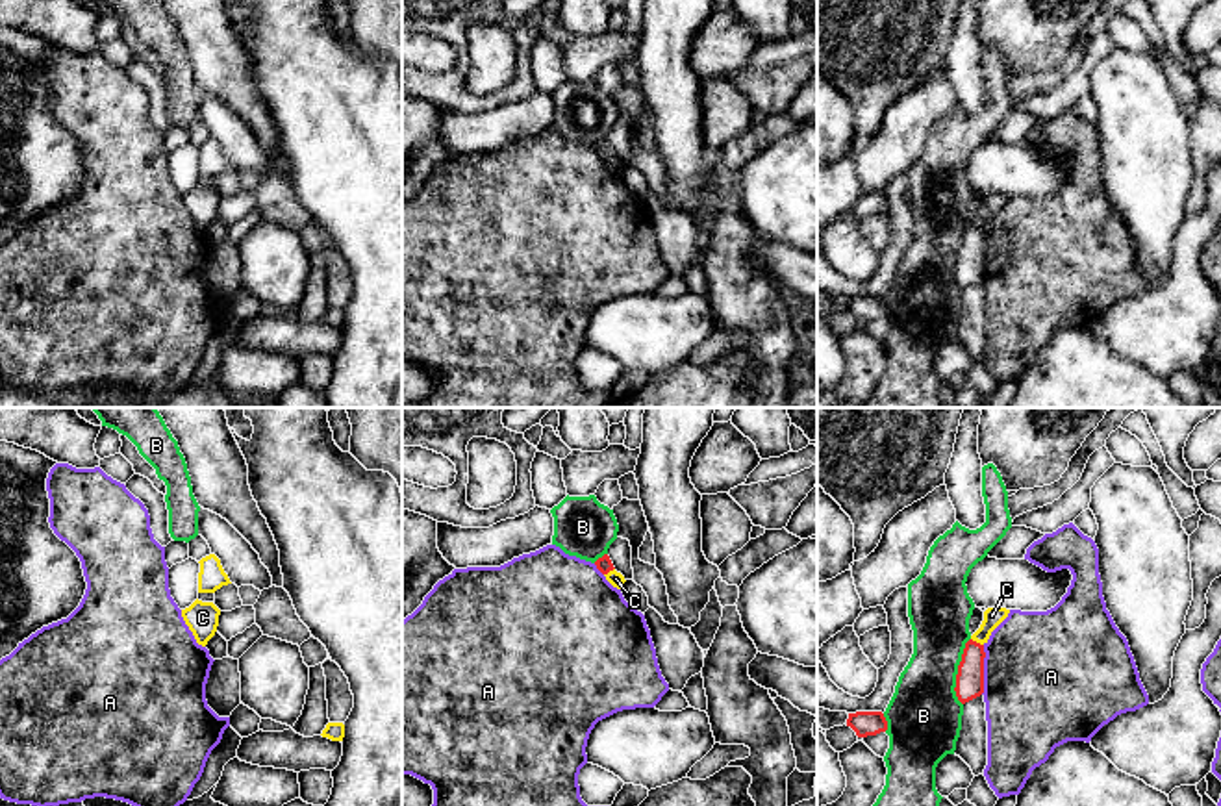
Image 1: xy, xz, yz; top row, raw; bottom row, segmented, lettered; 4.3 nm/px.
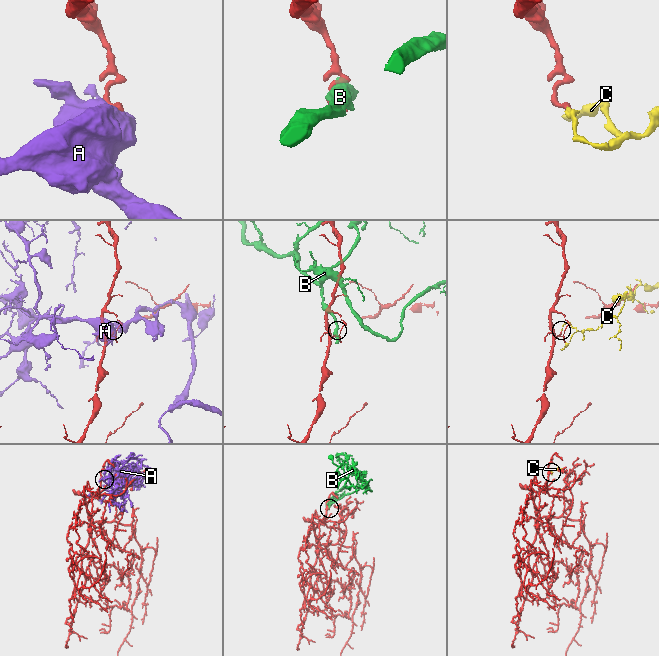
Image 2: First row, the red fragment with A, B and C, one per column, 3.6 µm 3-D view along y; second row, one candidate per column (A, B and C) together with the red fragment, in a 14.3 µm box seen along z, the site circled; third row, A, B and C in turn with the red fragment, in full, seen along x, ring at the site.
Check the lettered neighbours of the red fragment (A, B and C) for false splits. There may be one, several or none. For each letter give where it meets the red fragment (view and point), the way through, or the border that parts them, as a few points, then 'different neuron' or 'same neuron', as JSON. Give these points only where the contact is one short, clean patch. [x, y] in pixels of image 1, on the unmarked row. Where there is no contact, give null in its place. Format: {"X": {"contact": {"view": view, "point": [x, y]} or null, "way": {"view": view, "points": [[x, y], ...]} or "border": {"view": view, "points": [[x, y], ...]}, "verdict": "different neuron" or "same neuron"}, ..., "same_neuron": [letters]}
{"A": {"contact": {"view": "yz", "point": [982, 254]}, "verdict": "different neuron"}, "B": {"contact": {"view": "yz", "point": [958, 256]}, "verdict": "different neuron"}, "C": {"contact": {"view": "yz", "point": [975, 226]}, "verdict": "different neuron"}, "same_neuron": []}

